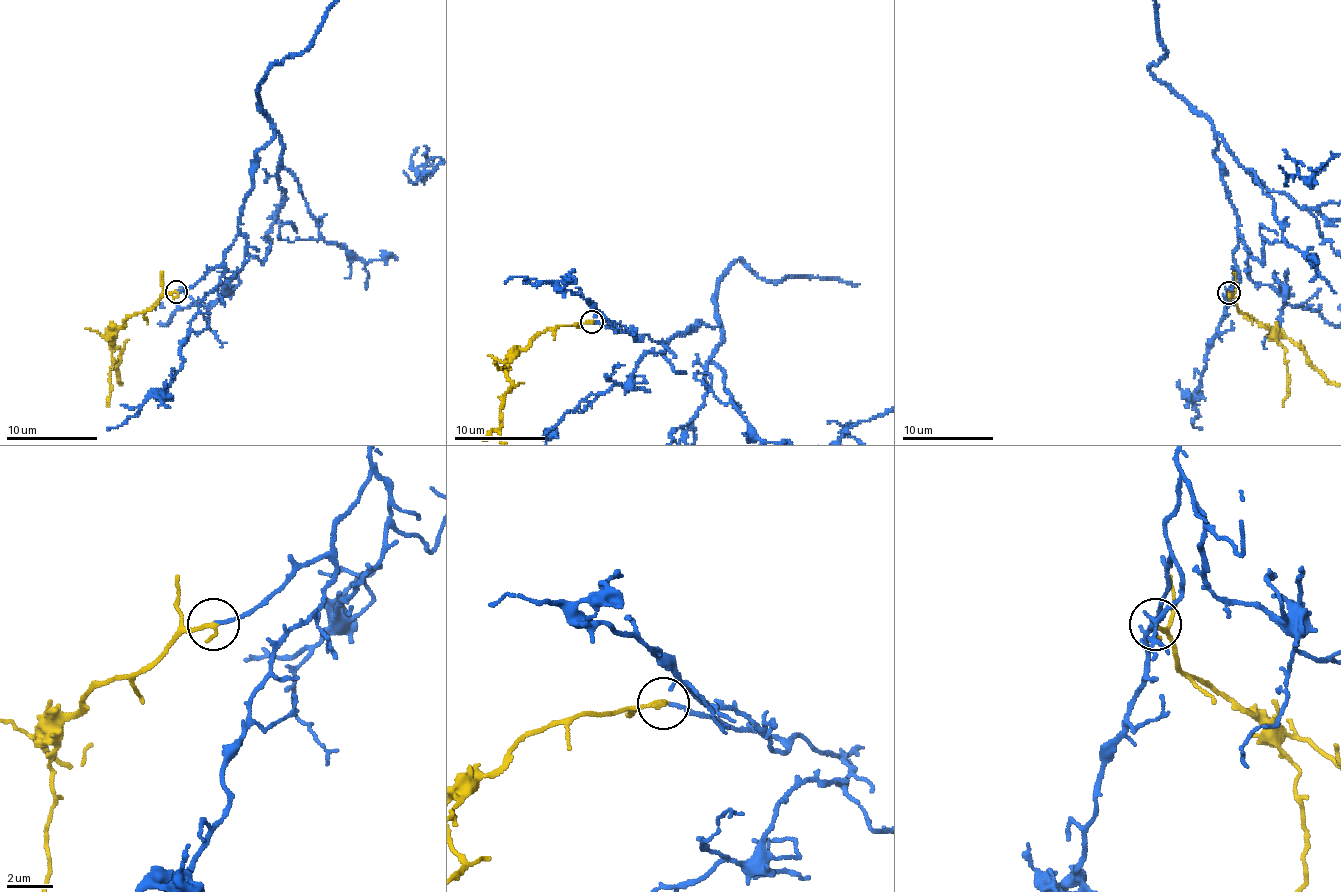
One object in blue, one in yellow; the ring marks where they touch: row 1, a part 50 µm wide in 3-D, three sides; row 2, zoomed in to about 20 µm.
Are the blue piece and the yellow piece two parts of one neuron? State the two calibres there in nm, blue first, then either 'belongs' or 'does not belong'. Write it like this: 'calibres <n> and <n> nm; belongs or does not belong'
calibres 140 and 220 nm; belongs

